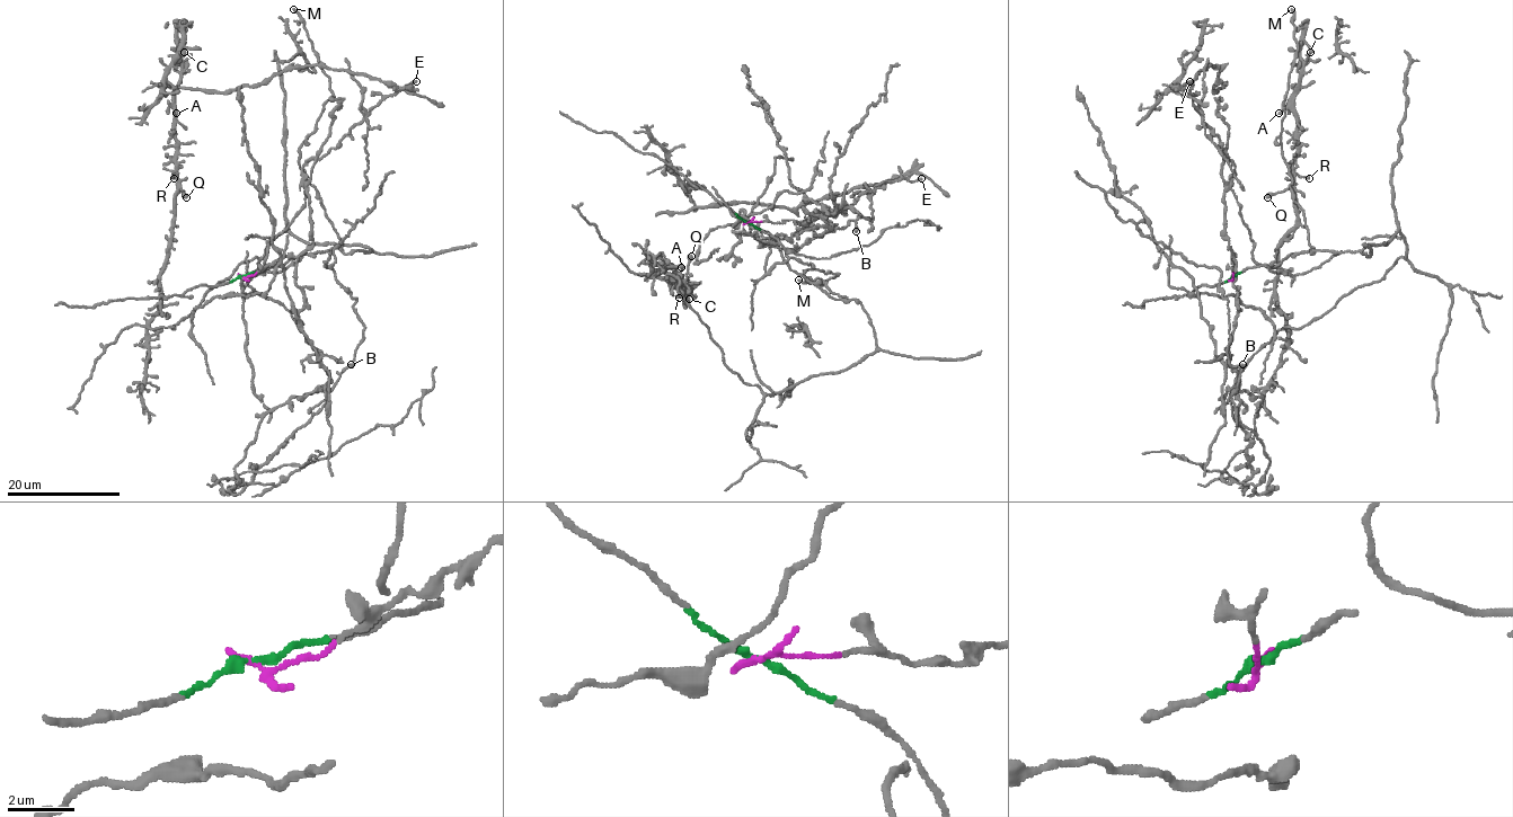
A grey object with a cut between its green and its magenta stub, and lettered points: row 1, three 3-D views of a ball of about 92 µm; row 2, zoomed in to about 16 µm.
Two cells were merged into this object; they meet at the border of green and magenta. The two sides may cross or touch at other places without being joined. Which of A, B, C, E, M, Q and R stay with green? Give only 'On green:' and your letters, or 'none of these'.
On green: A, C, M, Q, R

